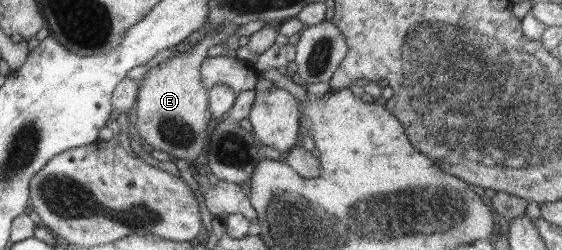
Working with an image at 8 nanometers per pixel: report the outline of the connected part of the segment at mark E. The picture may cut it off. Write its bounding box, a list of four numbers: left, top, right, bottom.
[132,24,239,162]

